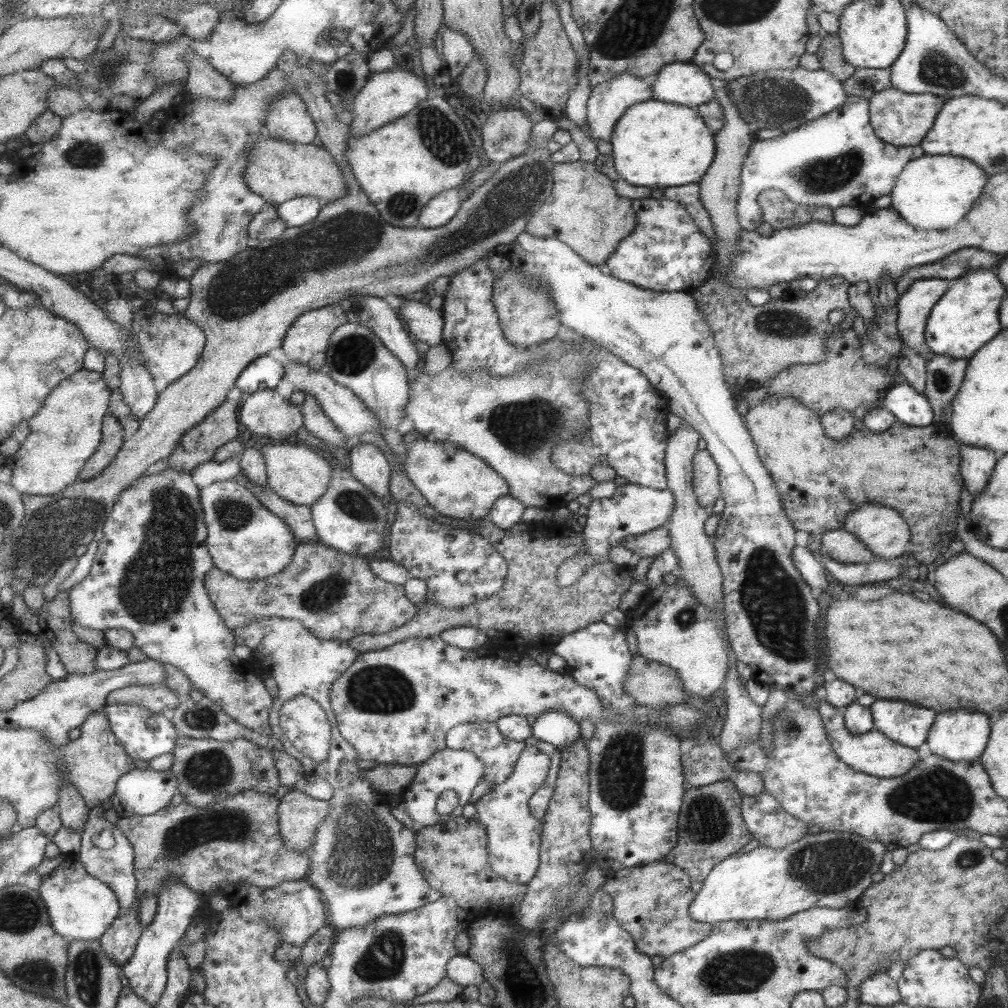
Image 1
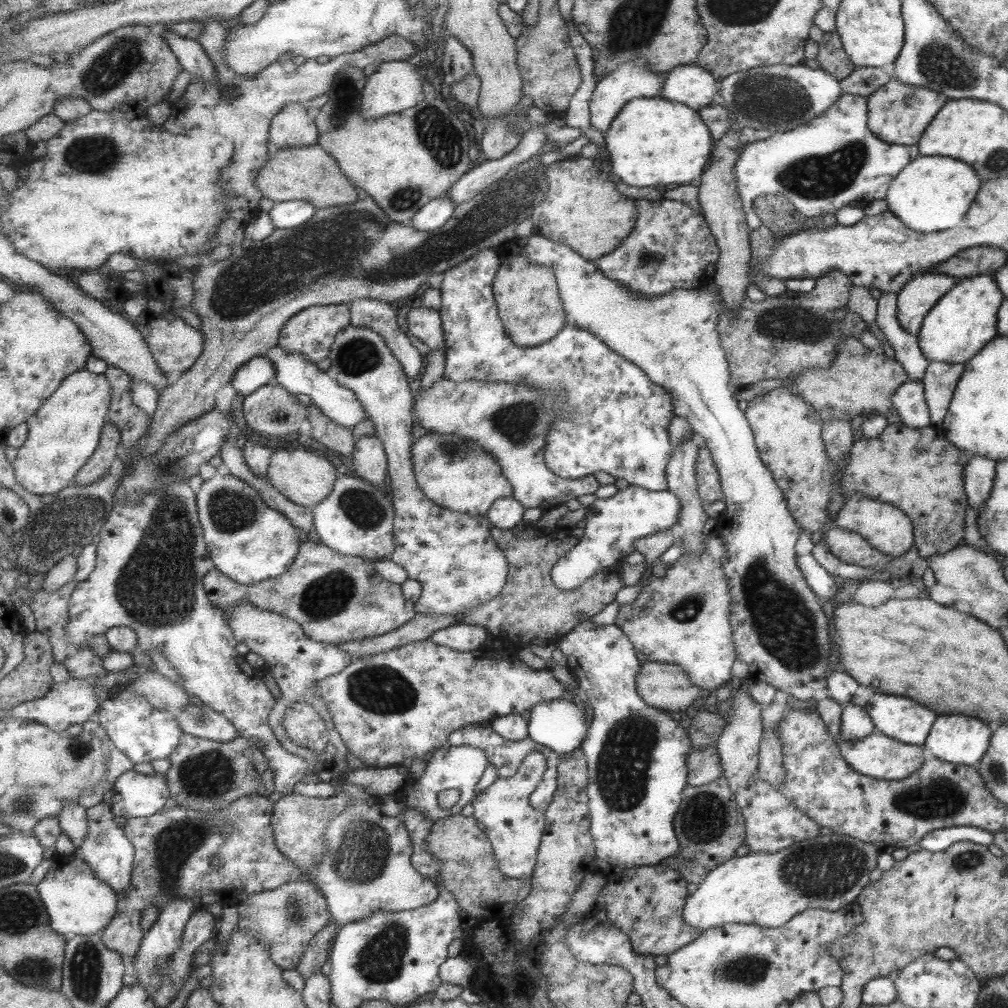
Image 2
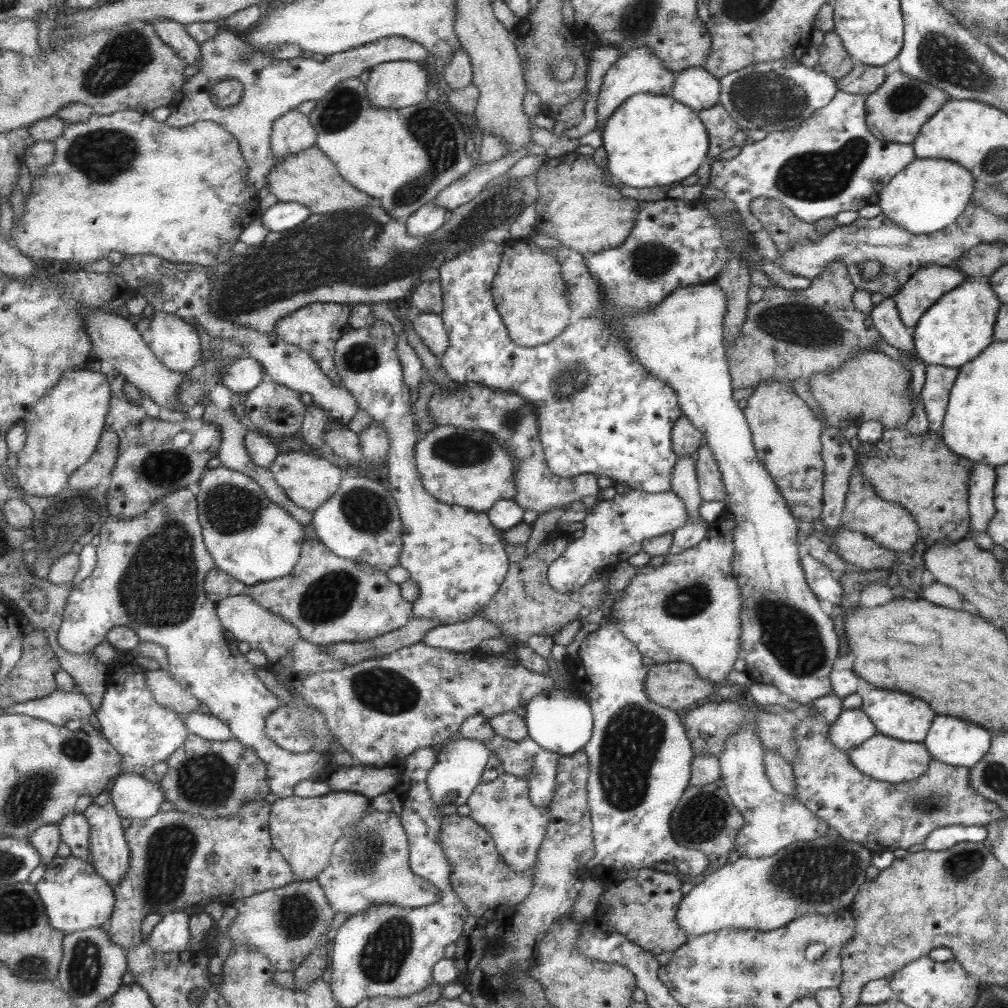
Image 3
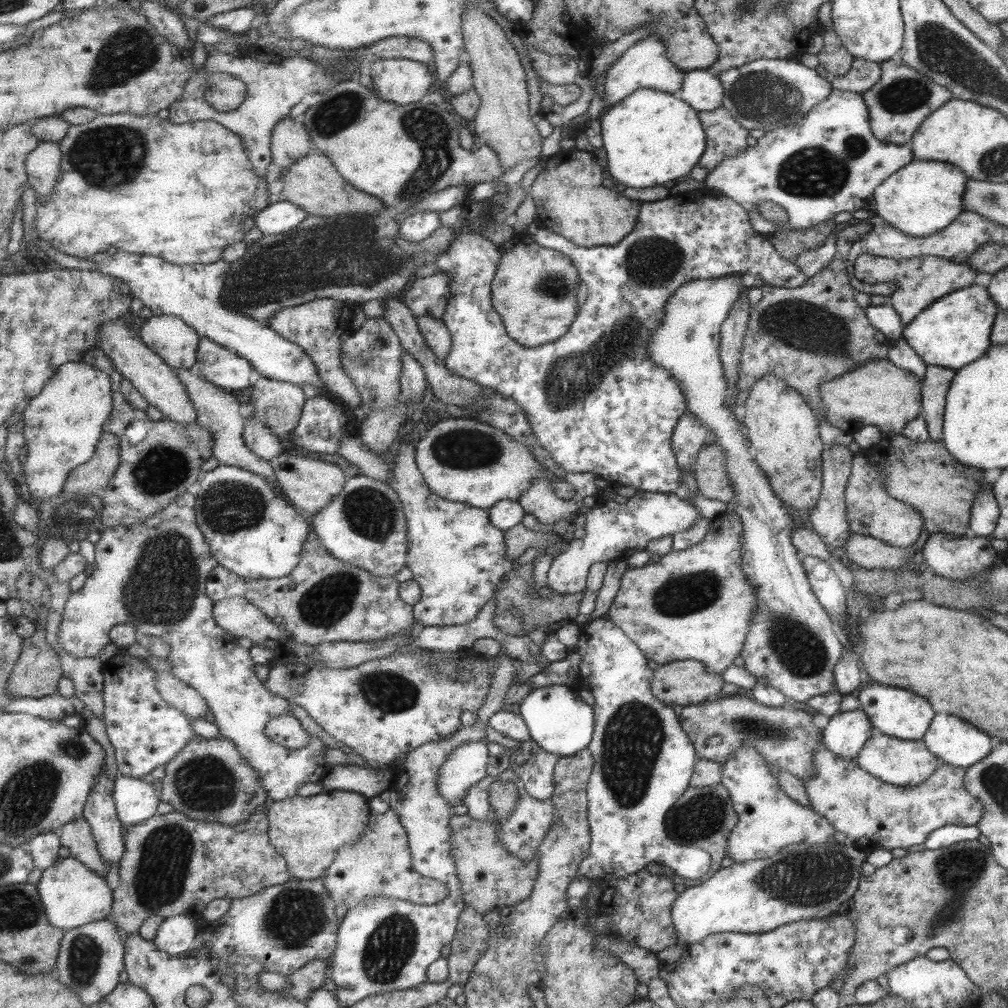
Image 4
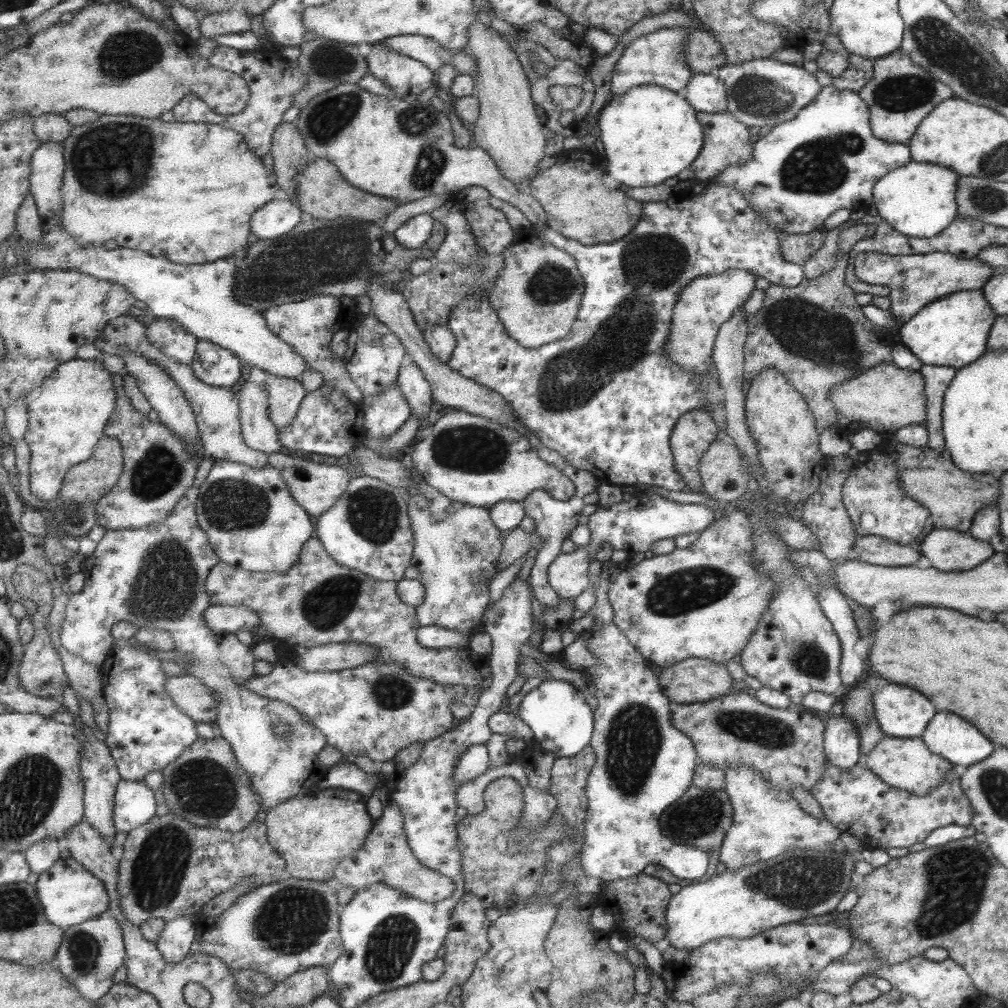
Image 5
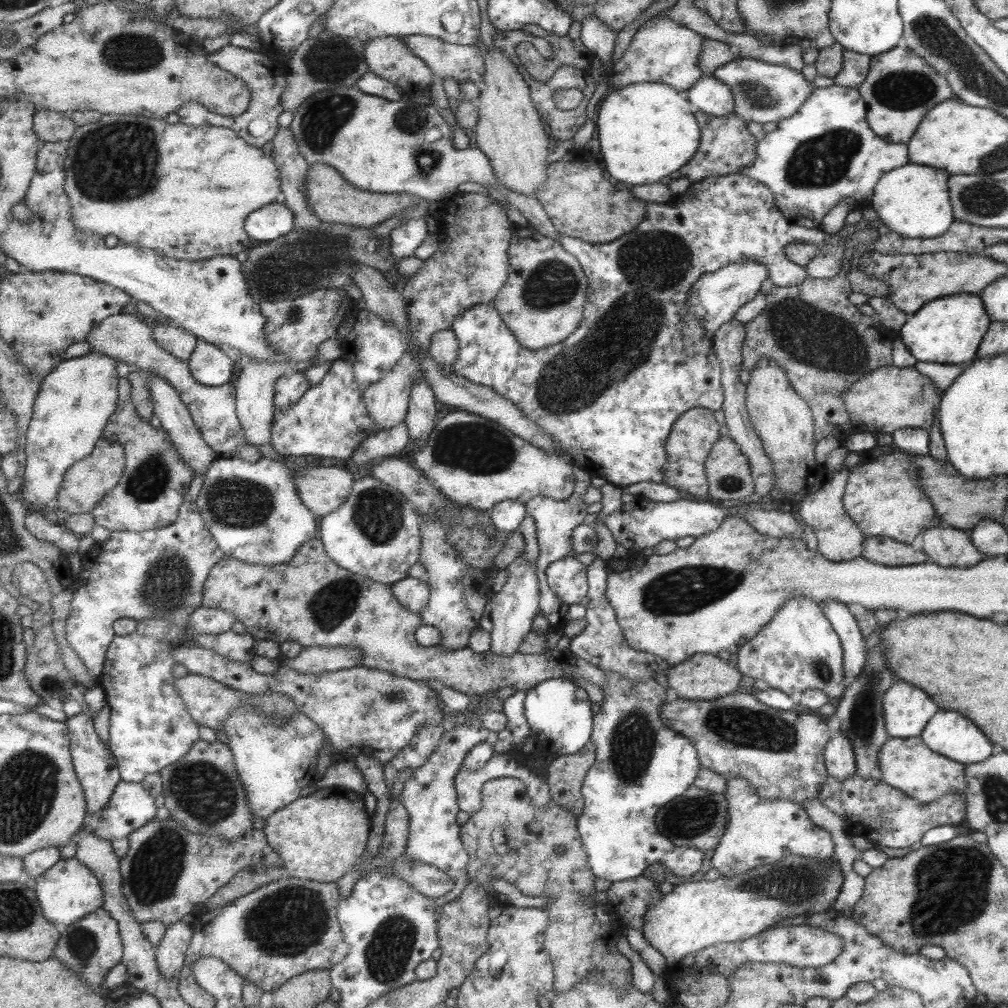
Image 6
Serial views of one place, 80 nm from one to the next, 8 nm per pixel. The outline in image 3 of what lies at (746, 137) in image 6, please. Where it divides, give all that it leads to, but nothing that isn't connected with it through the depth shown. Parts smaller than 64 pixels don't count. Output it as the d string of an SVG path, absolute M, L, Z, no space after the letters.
M717 104L697 113L706 127L706 133L710 135L711 158L707 158L709 163L734 153L744 145L746 136L741 131L742 127L730 117L724 107Z

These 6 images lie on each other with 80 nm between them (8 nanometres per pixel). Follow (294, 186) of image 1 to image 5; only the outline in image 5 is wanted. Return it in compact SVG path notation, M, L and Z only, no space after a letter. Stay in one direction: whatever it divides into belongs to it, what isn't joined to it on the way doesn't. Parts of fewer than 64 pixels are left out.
M327 159L309 160L307 168L298 176L297 203L305 213L323 220L335 220L347 216L361 222L382 222L396 209L400 202L394 198L382 197L353 186L338 169Z

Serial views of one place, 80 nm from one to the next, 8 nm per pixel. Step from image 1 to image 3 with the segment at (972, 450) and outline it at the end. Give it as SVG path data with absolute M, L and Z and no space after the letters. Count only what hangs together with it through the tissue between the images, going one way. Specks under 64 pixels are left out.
M977 462L970 474L970 520L971 531L985 533L995 516L993 466Z

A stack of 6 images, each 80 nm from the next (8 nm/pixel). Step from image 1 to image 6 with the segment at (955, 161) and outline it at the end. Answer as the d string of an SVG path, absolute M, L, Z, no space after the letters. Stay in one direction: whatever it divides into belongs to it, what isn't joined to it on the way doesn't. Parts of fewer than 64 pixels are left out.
M910 163L883 174L874 186L869 203L877 213L877 221L905 238L924 239L941 236L954 220L949 187L946 185L949 176L946 171Z

